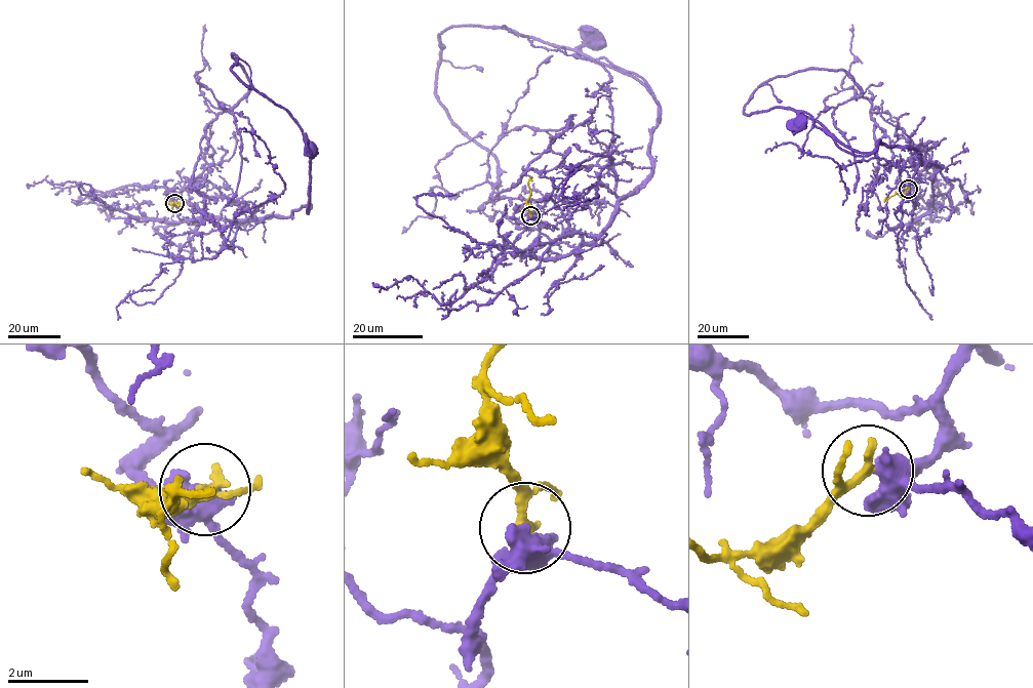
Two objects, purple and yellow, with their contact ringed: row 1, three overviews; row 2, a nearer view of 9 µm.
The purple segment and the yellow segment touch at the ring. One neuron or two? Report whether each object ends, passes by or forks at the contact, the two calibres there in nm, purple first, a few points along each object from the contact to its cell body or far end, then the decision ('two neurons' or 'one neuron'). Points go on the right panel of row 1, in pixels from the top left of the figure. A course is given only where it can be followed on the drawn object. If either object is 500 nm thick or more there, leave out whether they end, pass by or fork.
purple forks | yellow passes by | 440/200 nm | purple via (908, 189), (920, 171), (944, 165), (880, 142), (861, 152), (811, 116), (799, 114), (800, 122) | yellow via (908, 189), (884, 202) | one neuron

